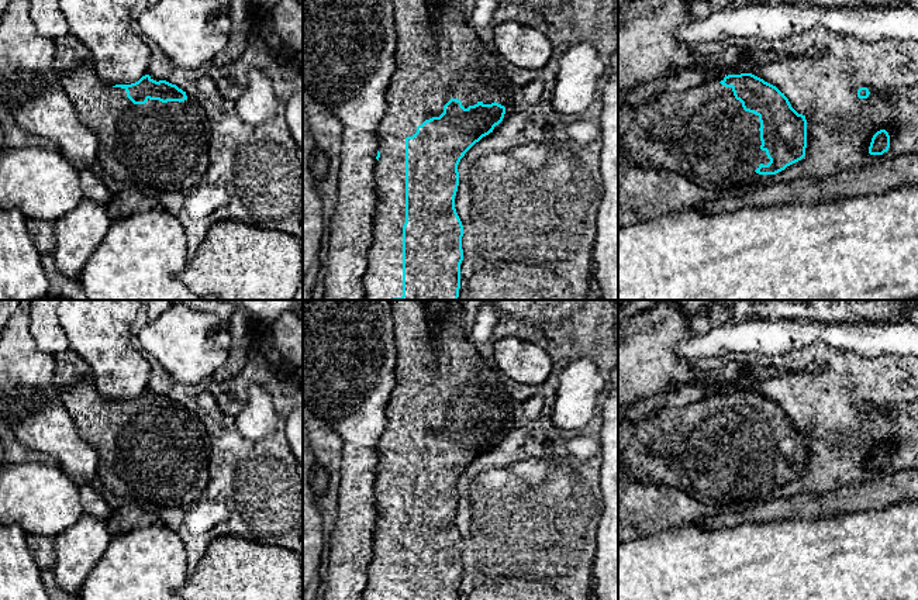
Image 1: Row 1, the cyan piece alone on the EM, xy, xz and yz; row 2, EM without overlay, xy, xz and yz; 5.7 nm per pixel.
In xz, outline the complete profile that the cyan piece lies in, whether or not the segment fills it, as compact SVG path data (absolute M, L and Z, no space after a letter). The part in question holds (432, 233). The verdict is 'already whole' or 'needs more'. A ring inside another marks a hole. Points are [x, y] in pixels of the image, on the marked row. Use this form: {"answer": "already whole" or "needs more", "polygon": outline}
{"answer": "needs more", "polygon": "M393 0L396 24L396 70L386 92L387 110L377 127L379 151L376 156L377 207L373 217L373 242L367 255L367 268L363 276L365 300L458 300L460 289L460 263L463 261L463 225L455 208L455 196L459 186L458 165L465 154L483 137L496 131L514 111L513 76L505 73L500 55L484 46L476 28L463 14L462 0L439 0L435 6L429 0Z"}

